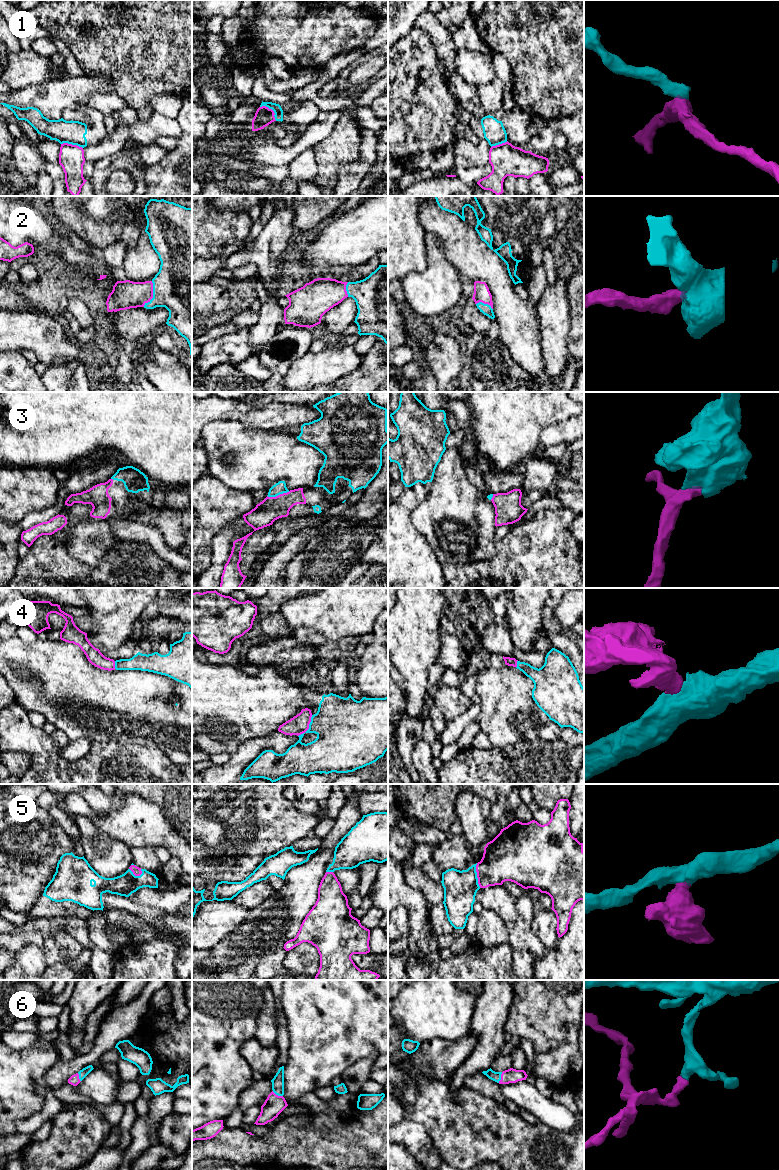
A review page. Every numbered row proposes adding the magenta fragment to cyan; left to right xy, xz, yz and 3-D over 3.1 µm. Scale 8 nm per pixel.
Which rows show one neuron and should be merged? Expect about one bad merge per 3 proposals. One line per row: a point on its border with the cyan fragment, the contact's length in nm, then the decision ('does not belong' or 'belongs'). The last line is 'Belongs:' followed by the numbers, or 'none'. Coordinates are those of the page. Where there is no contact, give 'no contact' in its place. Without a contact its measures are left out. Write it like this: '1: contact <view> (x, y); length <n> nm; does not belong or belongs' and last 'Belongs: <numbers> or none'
1: contact xz (271, 108); length 180 nm; does not belong
2: contact xy (153, 294); length 220 nm; belongs
3: contact xz (278, 494); length 190 nm; belongs
4: contact xz (309, 727); length 200 nm; belongs
5: contact yz (476, 875); length 200 nm; belongs
6: contact yz (500, 1077); length 90 nm; belongs
Belongs: 2, 3, 4, 5, 6

